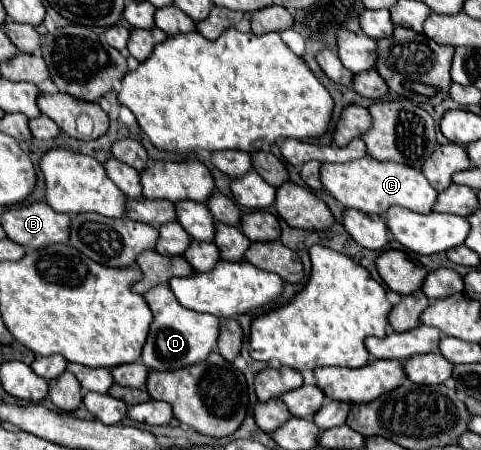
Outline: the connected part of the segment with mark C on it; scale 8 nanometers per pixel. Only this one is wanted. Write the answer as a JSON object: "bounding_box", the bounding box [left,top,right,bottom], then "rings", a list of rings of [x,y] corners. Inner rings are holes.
{"bounding_box":[321,156,437,216],"rings":[[[371,156],[361,158],[359,162],[347,164],[323,164],[321,166],[321,182],[329,194],[335,196],[345,208],[355,208],[365,214],[383,216],[391,206],[403,206],[413,212],[427,214],[433,210],[437,200],[437,192],[431,188],[421,170],[415,170],[397,162],[377,162]]]}

